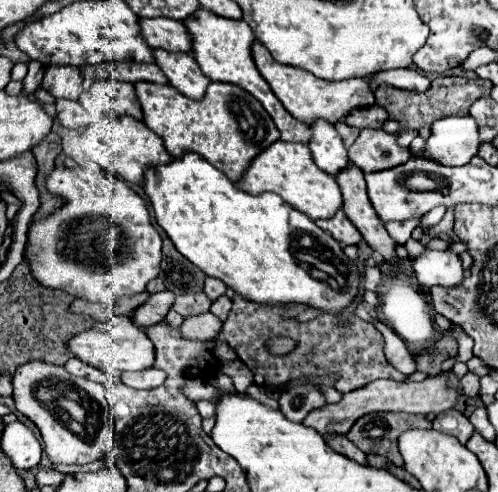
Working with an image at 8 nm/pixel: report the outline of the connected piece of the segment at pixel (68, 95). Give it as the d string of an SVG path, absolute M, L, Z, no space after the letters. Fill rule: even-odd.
M48 66L44 72L42 88L46 92L50 92L54 98L80 100L80 96L82 96L82 74L78 68Z

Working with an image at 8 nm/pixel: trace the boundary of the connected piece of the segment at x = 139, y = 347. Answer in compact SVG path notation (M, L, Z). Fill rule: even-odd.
M110 316L108 322L94 324L88 332L82 332L82 336L72 338L70 348L76 358L84 360L90 366L96 366L98 370L116 368L120 372L140 372L152 368L156 360L154 344L150 342L150 338L126 316Z

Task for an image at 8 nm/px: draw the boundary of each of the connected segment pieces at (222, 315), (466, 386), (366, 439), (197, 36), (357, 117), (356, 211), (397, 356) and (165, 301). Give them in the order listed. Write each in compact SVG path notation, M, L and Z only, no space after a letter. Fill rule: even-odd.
M222 296L222 300L212 302L210 312L212 312L212 314L216 314L216 316L224 322L224 320L226 320L226 316L228 316L228 312L230 312L230 308L232 308L232 302L228 300L228 296Z
M468 372L460 382L462 382L464 396L468 396L468 398L478 398L480 396L480 382L478 382L478 376L476 374Z
M380 412L360 418L346 438L364 454L380 454L394 466L402 466L404 460L398 450L398 436L412 428L432 428L432 424L424 414Z
M200 8L196 12L196 18L188 16L188 20L184 20L184 24L192 36L192 56L200 64L202 72L214 82L236 84L242 90L246 90L248 94L252 94L256 100L260 100L260 104L272 116L276 128L280 130L280 140L308 144L312 138L310 128L306 124L300 124L292 114L286 112L282 102L274 96L272 88L268 86L268 82L258 72L254 58L252 58L252 44L256 38L252 34L252 30L248 28L248 24L244 24L244 20L224 20L222 16L210 16L210 14L212 12Z
M372 106L372 108L364 108L360 112L352 112L352 116L348 116L346 124L360 128L360 130L364 130L364 128L380 130L386 120L388 120L388 112L382 106Z
M352 164L352 168L348 168L348 172L342 172L340 176L336 176L336 180L338 180L338 186L344 196L342 210L348 216L348 220L360 230L366 244L374 252L378 252L388 264L398 264L396 242L388 236L382 220L378 218L378 214L372 208L372 202L366 194L364 174L360 172L360 168L356 168Z
M374 322L374 326L382 332L382 336L386 338L386 348L384 354L388 356L386 360L404 376L410 376L416 372L416 358L412 358L412 354L406 350L402 338L398 334L394 334L388 326L384 326L382 322Z
M164 290L164 292L158 292L158 294L152 294L146 304L142 304L140 308L134 310L134 322L140 326L140 328L146 328L146 326L154 326L158 322L162 322L168 314L168 310L172 308L172 302L174 302L174 294Z

